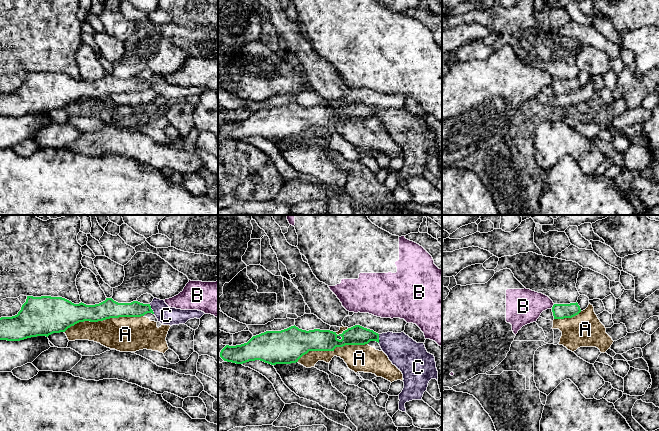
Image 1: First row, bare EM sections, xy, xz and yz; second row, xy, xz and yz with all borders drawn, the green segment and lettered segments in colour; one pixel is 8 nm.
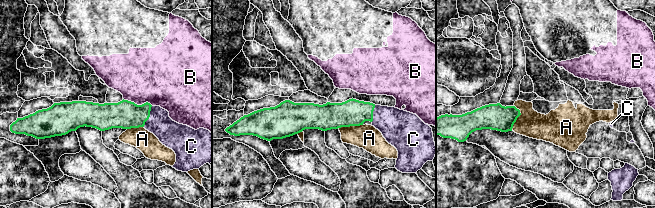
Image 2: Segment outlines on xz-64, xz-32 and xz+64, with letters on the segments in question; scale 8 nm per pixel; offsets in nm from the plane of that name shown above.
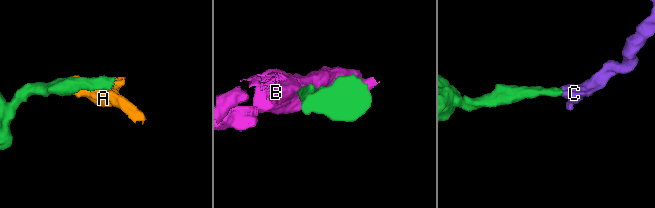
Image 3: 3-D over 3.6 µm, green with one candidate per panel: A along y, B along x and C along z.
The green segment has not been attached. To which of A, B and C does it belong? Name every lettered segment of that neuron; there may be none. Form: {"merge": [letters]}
{"merge": ["C"]}

